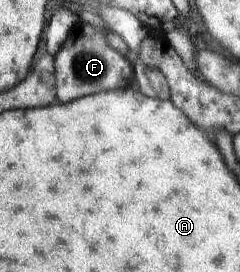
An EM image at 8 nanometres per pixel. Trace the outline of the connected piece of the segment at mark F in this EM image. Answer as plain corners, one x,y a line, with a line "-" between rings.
79,20
72,26
69,36
54,56
56,72
56,98
68,103
101,91
127,88
134,81
133,65
106,40
105,33

